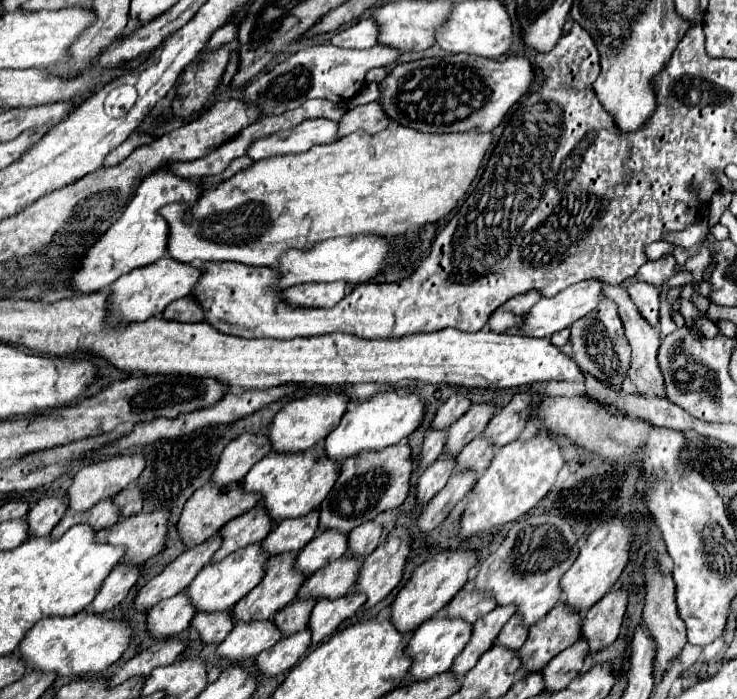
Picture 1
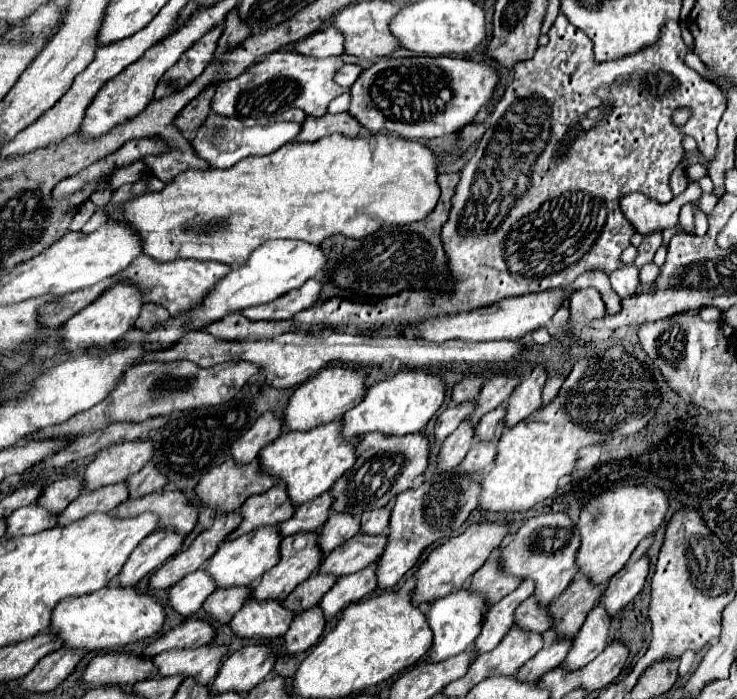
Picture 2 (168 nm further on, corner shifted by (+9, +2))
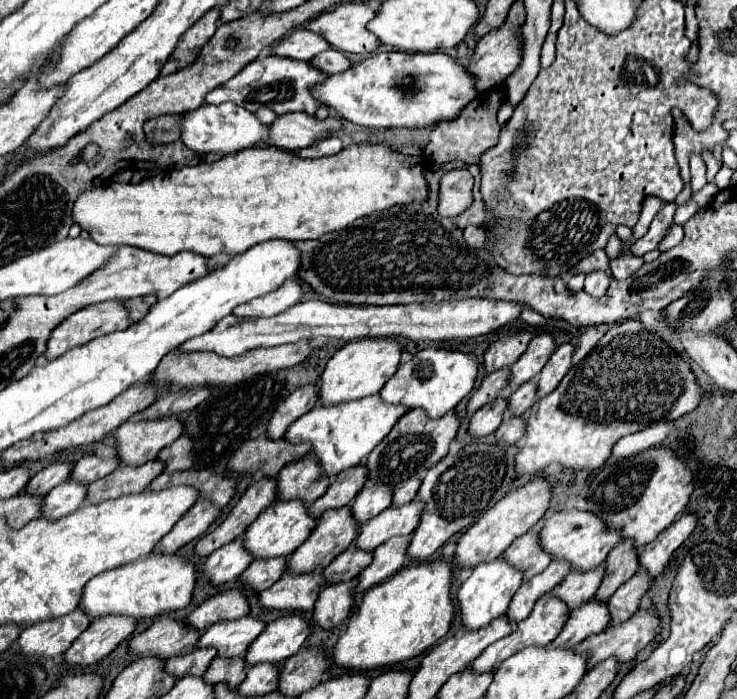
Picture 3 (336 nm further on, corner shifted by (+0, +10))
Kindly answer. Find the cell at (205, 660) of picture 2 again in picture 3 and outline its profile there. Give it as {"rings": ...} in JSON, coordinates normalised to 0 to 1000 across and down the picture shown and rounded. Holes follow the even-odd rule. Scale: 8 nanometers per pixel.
{"rings":[[[341,881],[316,890],[294,890],[273,907],[267,927],[292,927],[300,941],[324,941],[332,938],[335,924],[357,904],[357,898],[360,893]]]}

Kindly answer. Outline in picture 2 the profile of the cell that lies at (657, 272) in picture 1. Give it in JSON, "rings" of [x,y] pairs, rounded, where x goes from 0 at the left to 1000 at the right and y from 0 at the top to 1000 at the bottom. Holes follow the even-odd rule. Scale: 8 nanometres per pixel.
{"rings":[[[885,332],[885,335],[879,335],[879,338],[871,343],[871,349],[866,352],[866,366],[863,366],[860,378],[863,378],[866,383],[871,383],[871,378],[885,375],[885,369],[887,369],[887,363],[890,363],[890,358],[893,358],[896,349],[898,349],[898,332]]]}

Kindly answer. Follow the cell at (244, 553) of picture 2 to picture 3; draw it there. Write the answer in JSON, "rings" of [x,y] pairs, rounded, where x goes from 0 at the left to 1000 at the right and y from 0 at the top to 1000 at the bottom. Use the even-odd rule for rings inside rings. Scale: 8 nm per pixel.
{"rings":[[[373,718],[362,730],[357,730],[349,744],[332,758],[330,764],[330,781],[332,787],[346,798],[381,798],[398,793],[411,773],[417,773],[419,761],[427,755],[430,741],[422,741],[417,735],[417,721],[411,718]]]}

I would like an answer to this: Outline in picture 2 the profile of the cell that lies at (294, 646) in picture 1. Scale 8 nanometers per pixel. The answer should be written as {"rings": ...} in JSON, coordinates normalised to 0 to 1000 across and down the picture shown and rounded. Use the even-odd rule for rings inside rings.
{"rings":[[[431,867],[412,873],[410,878],[404,878],[399,884],[399,890],[393,893],[393,898],[385,910],[388,933],[402,936],[402,933],[412,933],[412,930],[423,927],[434,916],[440,898],[442,898],[440,876],[434,876]]]}

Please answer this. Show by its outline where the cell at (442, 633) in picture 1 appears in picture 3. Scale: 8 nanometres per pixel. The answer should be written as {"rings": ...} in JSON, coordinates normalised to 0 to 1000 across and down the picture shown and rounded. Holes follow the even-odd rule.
{"rings":[[[680,798],[647,810],[642,815],[642,821],[620,844],[620,873],[626,878],[628,896],[634,901],[650,901],[650,898],[658,898],[666,887],[685,881],[688,867],[691,867],[696,850],[701,847],[701,841],[707,838],[707,833],[710,833],[707,818],[699,815],[696,810],[685,807]]]}

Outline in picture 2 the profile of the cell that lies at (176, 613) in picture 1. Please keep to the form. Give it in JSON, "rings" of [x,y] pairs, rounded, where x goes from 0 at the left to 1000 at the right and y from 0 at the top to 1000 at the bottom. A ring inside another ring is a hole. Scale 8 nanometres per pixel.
{"rings":[[[280,813],[263,815],[255,824],[250,824],[242,835],[236,835],[228,847],[228,864],[247,878],[250,884],[255,884],[258,878],[263,878],[277,858],[293,844],[290,830],[282,824]]]}

